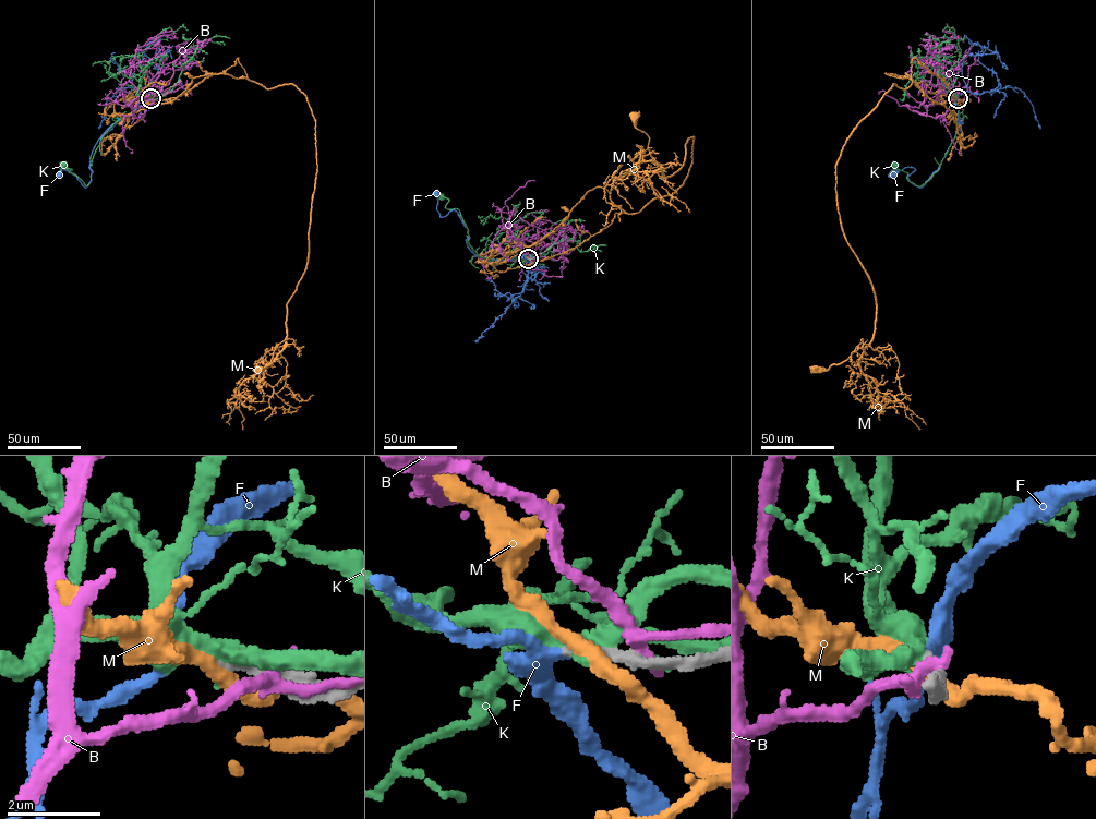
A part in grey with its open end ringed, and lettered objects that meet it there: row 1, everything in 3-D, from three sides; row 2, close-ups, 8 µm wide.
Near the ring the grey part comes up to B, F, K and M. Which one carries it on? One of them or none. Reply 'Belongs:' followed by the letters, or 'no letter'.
Belongs: F

